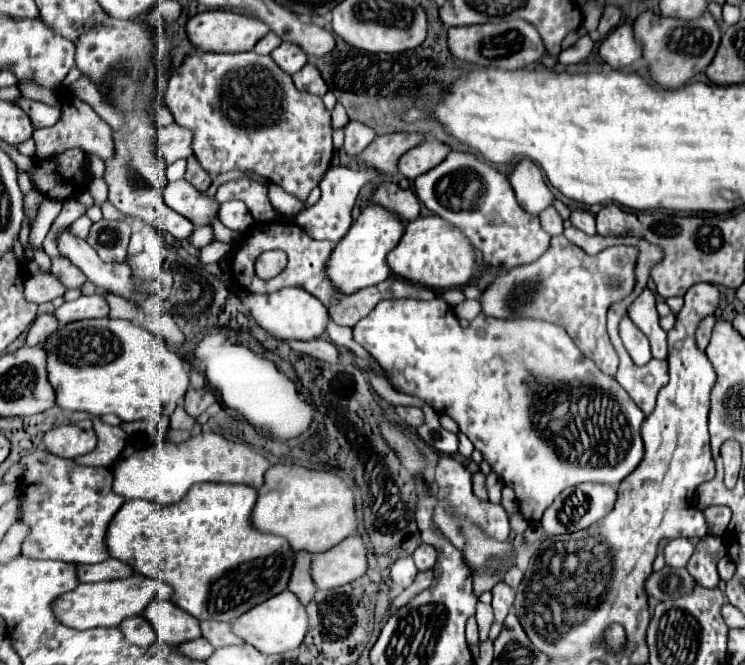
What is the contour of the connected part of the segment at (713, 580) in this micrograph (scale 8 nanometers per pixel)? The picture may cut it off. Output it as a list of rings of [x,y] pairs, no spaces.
[[[704,536],[696,544],[696,550],[688,562],[688,572],[696,578],[696,582],[704,588],[718,588],[720,576],[716,570],[716,564],[720,558],[724,558],[724,544],[720,538]]]

